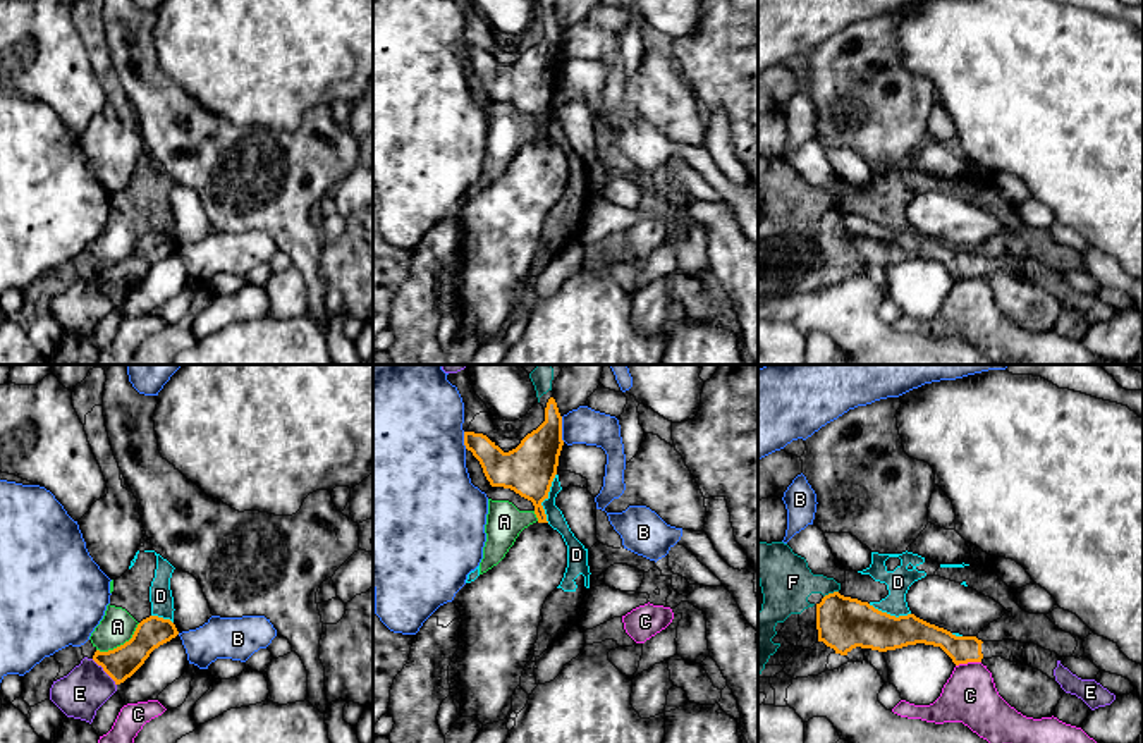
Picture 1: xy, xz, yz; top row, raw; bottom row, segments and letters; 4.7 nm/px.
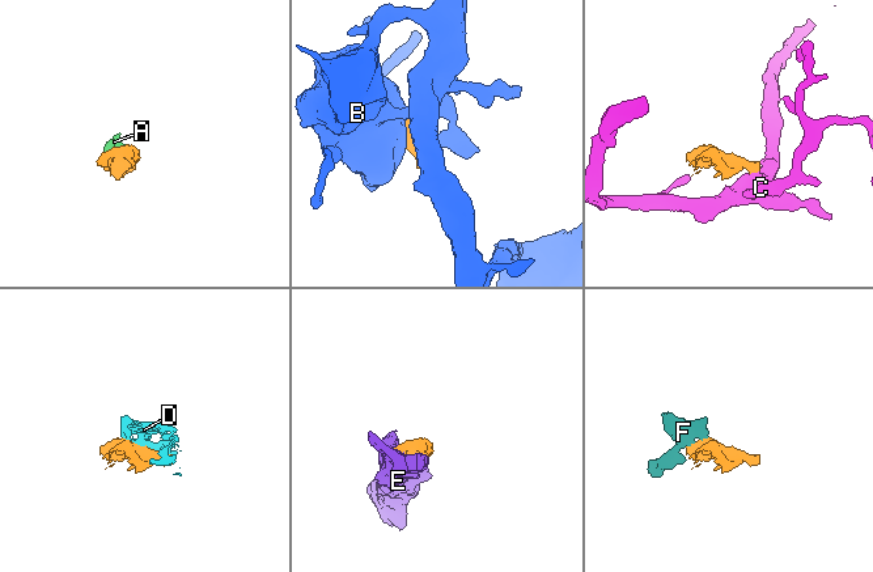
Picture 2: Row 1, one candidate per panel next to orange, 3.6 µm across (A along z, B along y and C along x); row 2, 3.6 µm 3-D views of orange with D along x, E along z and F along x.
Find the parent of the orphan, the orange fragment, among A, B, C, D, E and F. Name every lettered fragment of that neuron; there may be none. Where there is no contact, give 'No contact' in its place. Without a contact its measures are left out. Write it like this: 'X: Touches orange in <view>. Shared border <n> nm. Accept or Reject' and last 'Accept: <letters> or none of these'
A: Touches orange in xy. Shared border 240 nm. Reject
B: Touches orange in xz. Shared border 120 nm. Reject
C: Touches orange in yz. Shared border 120 nm. Reject
D: Touches orange in xz. Shared border 240 nm. Reject
E: Touches orange in xy. Shared border 170 nm. Accept
F: Touches orange in yz. Shared border 80 nm. Reject
Accept: E

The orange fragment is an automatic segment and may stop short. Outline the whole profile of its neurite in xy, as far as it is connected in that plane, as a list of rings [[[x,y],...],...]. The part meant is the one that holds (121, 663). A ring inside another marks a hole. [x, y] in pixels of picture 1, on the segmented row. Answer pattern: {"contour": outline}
{"contour": [[[143,619],[124,645],[84,657],[67,676],[53,681],[50,700],[67,715],[93,722],[96,710],[131,678],[160,645],[179,635],[170,619]]]}

